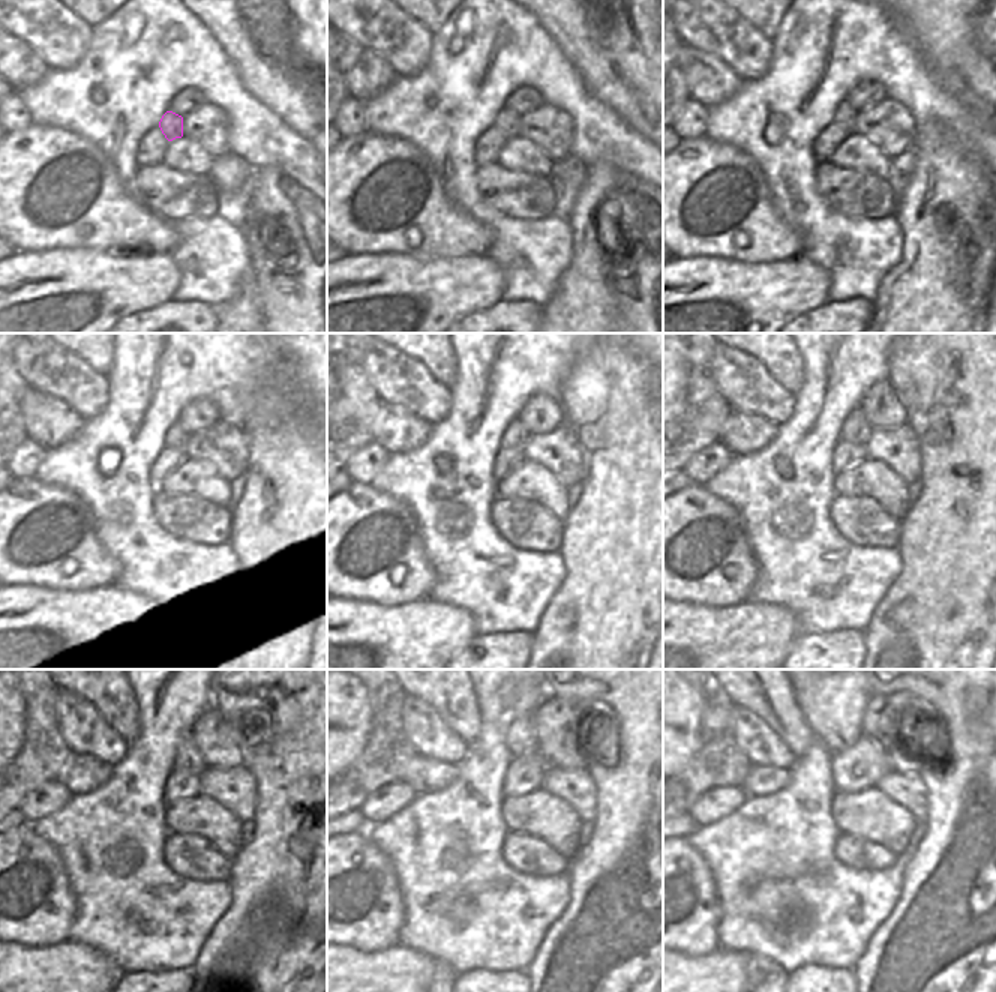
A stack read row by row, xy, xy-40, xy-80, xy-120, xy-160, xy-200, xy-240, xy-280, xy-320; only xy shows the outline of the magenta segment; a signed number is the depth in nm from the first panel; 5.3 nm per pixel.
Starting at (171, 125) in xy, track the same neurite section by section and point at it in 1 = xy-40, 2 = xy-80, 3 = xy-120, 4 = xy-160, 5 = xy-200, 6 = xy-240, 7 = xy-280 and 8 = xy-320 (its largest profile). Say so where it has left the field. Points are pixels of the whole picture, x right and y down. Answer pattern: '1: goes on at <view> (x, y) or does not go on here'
1: goes on at xy-40 (507, 120)
2: goes on at xy-80 (845, 114)
3: goes on at xy-120 (176, 438)
4: goes on at xy-160 (515, 434)
5: goes on at xy-200 (855, 428)
6: goes on at xy-240 (186, 758)
7: goes on at xy-280 (521, 742)
8: goes on at xy-320 (833, 704)

